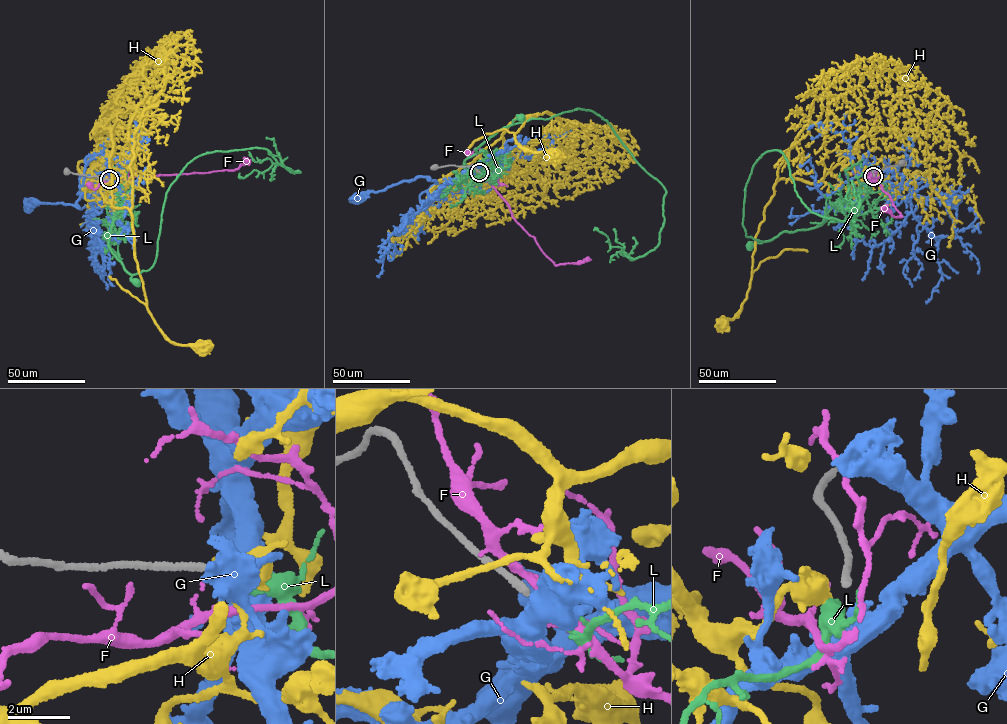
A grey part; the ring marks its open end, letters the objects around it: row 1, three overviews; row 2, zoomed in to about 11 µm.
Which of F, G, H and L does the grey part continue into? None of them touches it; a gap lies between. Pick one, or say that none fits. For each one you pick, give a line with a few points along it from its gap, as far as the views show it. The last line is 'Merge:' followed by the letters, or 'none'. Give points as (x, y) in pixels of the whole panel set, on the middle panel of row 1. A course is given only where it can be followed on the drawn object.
Merge: none

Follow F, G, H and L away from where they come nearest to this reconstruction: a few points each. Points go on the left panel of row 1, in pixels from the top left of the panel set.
F: (109, 179), (94, 190), (90, 184)
G: (110, 179), (108, 169), (85, 177), (78, 208), (57, 202), (28, 203)
H: (110, 179), (100, 186), (101, 191), (112, 208), (128, 208), (147, 309), (169, 341), (199, 349)
L: (110, 179), (119, 188), (108, 243), (135, 282)

